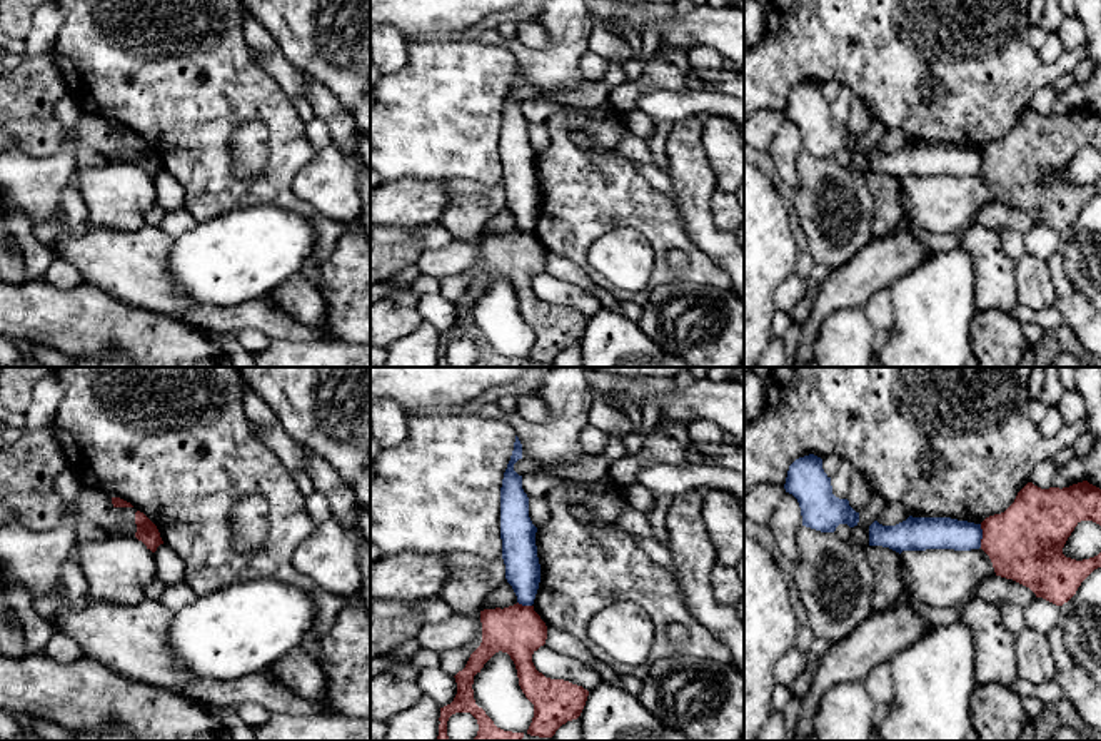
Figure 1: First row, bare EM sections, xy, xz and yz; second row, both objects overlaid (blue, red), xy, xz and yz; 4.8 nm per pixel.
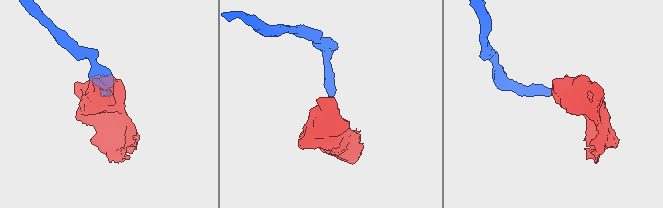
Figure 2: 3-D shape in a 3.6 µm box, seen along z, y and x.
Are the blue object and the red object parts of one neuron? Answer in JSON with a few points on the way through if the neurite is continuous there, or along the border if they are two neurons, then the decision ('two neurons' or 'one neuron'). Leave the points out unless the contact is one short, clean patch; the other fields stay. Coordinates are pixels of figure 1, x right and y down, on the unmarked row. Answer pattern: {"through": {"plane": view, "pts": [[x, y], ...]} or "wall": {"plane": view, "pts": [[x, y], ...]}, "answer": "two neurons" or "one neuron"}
{"wall": {"plane": "yz", "pts": [[980, 151], [981, 172]]}, "answer": "two neurons"}

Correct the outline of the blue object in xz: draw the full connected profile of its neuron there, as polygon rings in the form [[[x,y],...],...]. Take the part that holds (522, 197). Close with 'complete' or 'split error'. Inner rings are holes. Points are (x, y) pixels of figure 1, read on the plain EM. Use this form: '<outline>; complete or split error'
[[[515,62],[514,77],[504,98],[500,113],[500,165],[505,205],[512,212],[517,229],[532,232],[539,209],[537,154],[529,144],[529,124],[522,115],[522,102],[514,90],[522,85],[522,70]]]; complete

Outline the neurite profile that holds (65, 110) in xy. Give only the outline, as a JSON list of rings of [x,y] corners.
[[[65,93],[63,97],[58,98],[53,112],[65,130],[72,130],[80,115],[80,108],[75,105],[75,102],[72,100],[72,97],[68,93]]]

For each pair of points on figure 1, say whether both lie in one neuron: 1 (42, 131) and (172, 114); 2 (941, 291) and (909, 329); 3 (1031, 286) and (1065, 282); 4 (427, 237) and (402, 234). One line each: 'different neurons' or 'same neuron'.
1: different neurons
2: same neuron
3: different neurons
4: same neuron

